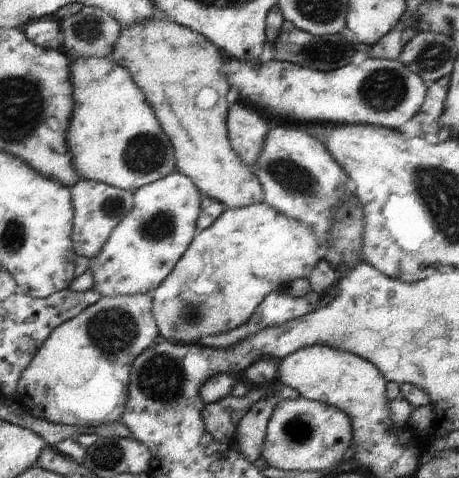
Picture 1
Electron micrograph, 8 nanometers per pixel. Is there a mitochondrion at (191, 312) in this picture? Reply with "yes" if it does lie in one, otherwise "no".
yes

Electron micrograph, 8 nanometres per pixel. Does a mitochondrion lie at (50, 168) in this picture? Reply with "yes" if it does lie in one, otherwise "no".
no

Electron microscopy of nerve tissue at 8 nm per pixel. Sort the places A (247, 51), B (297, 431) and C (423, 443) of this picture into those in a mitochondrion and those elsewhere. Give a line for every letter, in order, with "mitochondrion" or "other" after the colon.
A: other
B: mitochondrion
C: other

